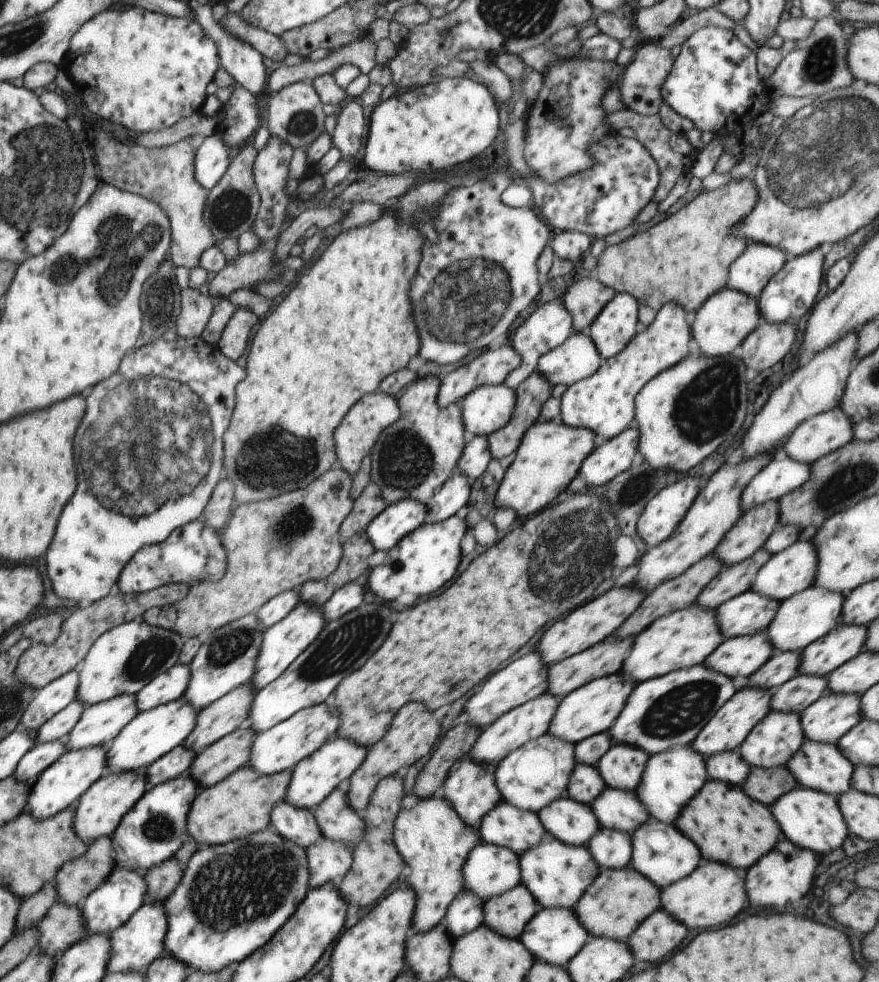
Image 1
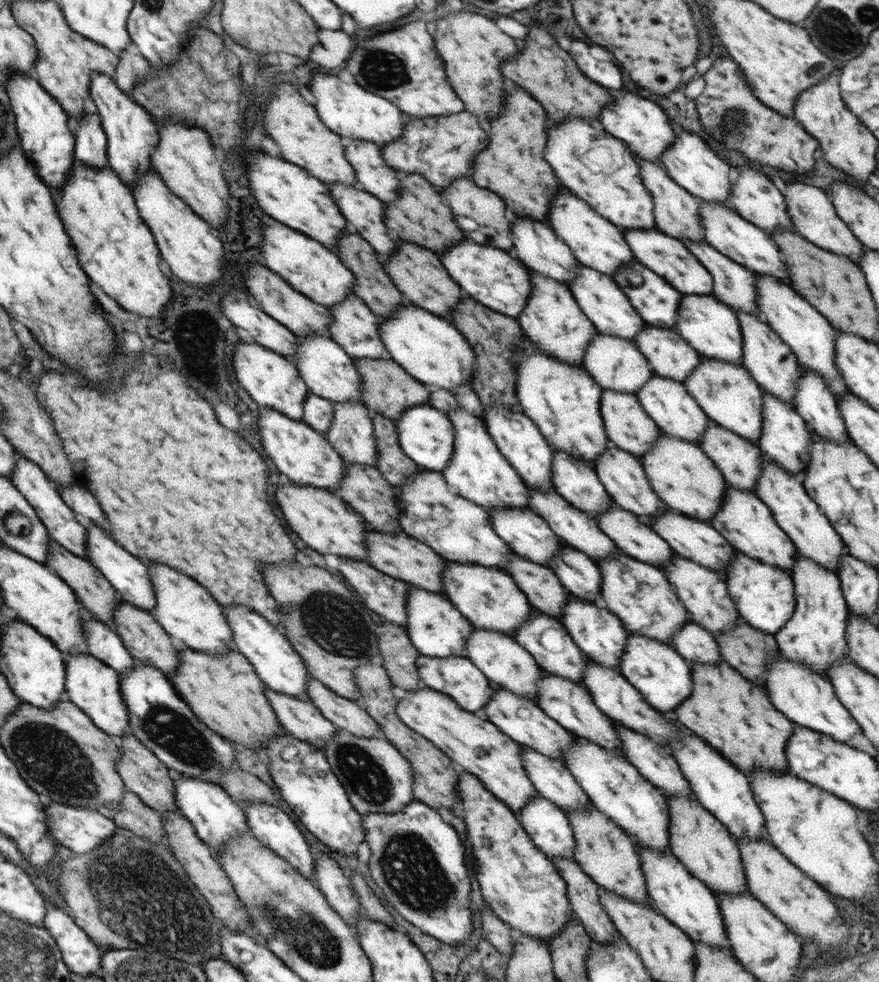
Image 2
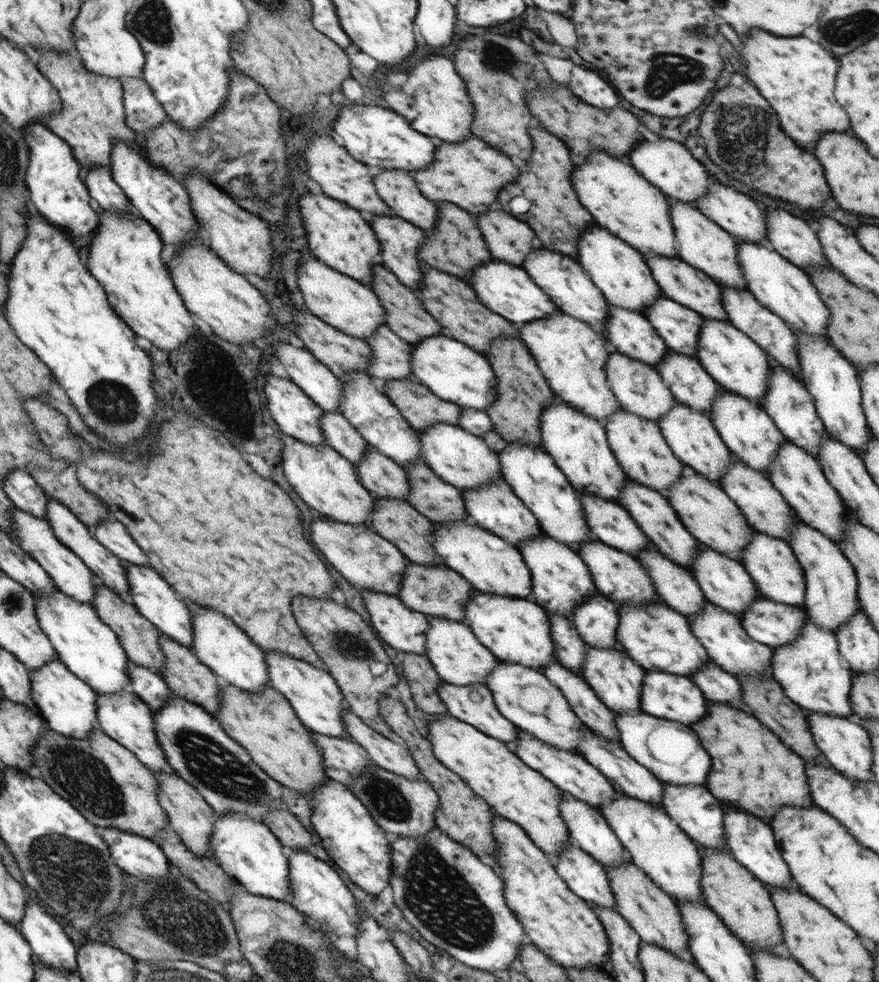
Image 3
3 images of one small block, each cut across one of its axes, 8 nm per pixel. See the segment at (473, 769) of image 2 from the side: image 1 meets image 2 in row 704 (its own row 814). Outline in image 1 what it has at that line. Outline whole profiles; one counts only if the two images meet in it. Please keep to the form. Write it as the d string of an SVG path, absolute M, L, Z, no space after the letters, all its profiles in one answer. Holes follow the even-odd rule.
M439 793L418 799L411 808L401 808L393 822L393 843L396 845L403 861L410 866L412 874L408 884L416 895L416 906L411 923L413 932L426 932L437 924L444 922L450 903L464 890L463 864L465 858L476 845L480 844L481 837L478 830L466 824L447 801Z

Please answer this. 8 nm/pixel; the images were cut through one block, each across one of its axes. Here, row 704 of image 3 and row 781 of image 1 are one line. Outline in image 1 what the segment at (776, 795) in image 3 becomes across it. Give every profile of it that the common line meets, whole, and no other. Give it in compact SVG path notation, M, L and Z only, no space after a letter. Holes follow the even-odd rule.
M708 779L706 786L688 801L686 810L682 809L680 818L673 822L682 834L694 840L704 856L704 861L718 861L724 865L733 866L739 871L746 871L754 866L765 854L768 854L777 842L784 836L778 821L769 807L760 801L754 800L745 790L738 786L721 781Z

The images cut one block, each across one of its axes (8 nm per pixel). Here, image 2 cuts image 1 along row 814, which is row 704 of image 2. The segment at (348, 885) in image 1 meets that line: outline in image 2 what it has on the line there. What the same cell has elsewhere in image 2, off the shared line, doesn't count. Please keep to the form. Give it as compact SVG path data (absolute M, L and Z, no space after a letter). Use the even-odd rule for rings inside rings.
M373 661L362 663L353 670L355 683L359 688L362 700L365 702L367 713L378 723L385 738L390 741L410 763L413 770L413 795L416 800L426 803L430 808L452 809L461 801L457 791L459 774L450 763L451 758L442 752L433 742L421 734L408 728L396 714L397 702L392 693L393 684L383 665Z

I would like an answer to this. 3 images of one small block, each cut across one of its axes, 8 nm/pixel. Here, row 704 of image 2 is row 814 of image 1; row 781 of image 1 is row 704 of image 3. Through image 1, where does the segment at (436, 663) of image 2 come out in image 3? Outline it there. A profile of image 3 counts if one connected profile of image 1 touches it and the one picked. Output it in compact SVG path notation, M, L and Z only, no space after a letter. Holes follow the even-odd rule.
M443 681L438 684L436 691L446 705L446 710L454 718L478 728L478 730L496 738L496 740L506 742L508 746L511 746L514 740L518 738L518 727L500 714L494 702L493 694L486 685L476 682L476 684L470 686L456 686L456 684L448 684L448 682Z

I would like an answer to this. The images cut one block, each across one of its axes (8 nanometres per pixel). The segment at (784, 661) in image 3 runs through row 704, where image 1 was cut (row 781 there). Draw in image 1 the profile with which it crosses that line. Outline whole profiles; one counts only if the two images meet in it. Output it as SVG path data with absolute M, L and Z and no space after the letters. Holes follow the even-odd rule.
M808 738L785 766L795 776L795 780L799 782L799 787L823 790L836 796L849 791L855 769L852 761L839 749L837 742L823 743L811 741Z

